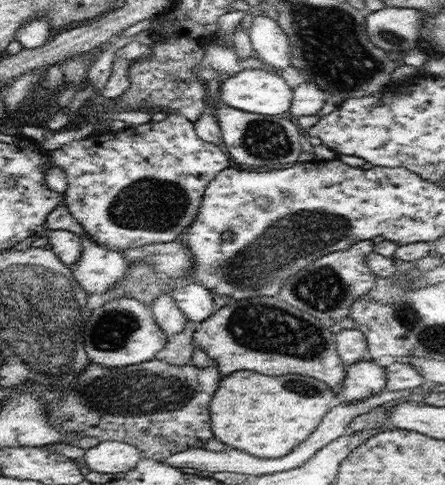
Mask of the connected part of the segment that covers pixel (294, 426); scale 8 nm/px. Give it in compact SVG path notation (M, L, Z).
M234 372L220 382L212 402L212 432L224 444L259 458L287 456L312 435L336 397L321 380L304 374L264 376L258 372Z

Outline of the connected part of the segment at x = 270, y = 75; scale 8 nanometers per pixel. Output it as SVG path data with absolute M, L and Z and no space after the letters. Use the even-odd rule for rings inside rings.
M246 68L221 79L220 97L232 108L261 115L289 115L293 100L292 86L282 75L262 68Z

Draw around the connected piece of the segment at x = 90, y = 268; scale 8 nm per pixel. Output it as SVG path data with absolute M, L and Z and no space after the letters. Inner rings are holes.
M84 237L80 243L82 252L71 271L88 296L111 290L127 276L132 264L122 251L108 250Z

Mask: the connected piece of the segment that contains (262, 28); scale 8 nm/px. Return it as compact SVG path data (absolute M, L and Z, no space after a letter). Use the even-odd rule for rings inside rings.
M256 16L250 26L249 37L255 55L275 69L291 66L291 52L288 37L279 23L268 16Z

